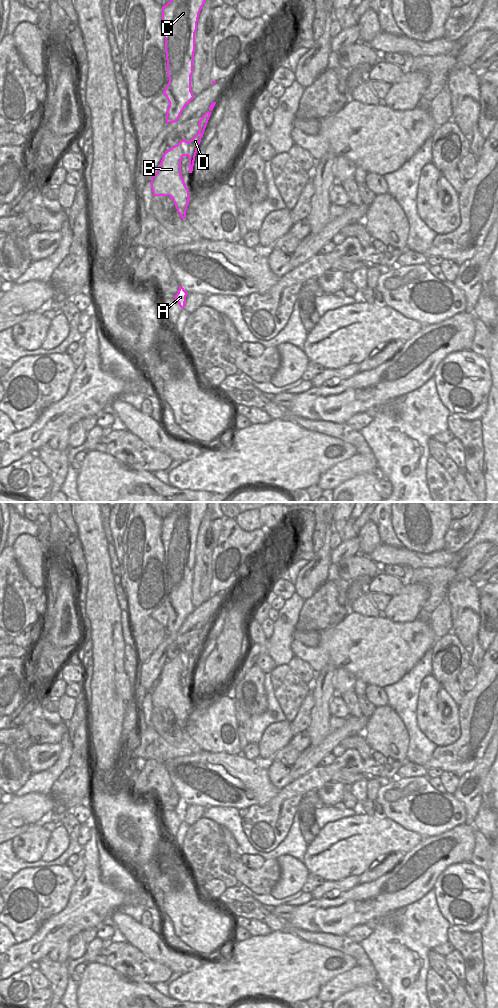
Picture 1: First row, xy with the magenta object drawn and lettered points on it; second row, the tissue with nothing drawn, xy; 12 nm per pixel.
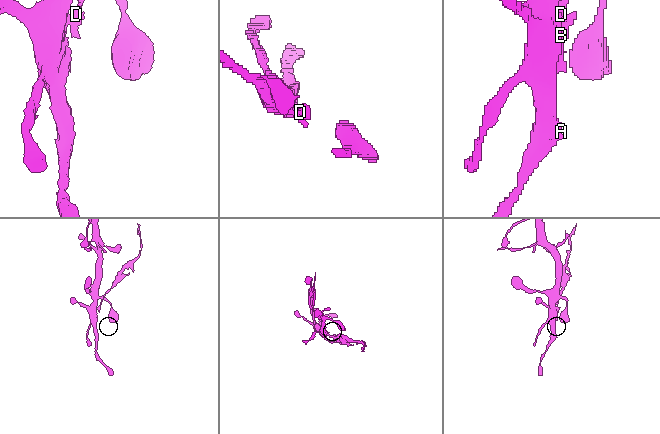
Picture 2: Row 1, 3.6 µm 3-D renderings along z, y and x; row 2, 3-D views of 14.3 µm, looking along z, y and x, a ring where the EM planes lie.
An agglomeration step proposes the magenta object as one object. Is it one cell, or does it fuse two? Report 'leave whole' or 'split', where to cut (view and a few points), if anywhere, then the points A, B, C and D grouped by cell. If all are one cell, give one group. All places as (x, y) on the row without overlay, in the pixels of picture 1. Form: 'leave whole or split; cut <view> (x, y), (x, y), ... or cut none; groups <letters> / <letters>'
split; cut xy (189, 654), (189, 665), (187, 667); groups A B C / D

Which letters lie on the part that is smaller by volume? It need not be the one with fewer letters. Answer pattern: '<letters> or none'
D

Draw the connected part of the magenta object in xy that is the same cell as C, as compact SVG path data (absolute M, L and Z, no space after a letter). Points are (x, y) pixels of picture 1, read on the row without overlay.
M178 502L177 506L162 518L161 540L165 550L165 564L167 572L167 587L169 594L162 604L169 619L166 626L166 636L176 634L184 620L194 610L191 603L191 588L195 562L195 545L199 525L206 513L209 502Z

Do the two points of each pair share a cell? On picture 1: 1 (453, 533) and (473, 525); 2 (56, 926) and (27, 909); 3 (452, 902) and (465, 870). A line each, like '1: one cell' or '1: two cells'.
1: one cell
2: two cells
3: one cell

